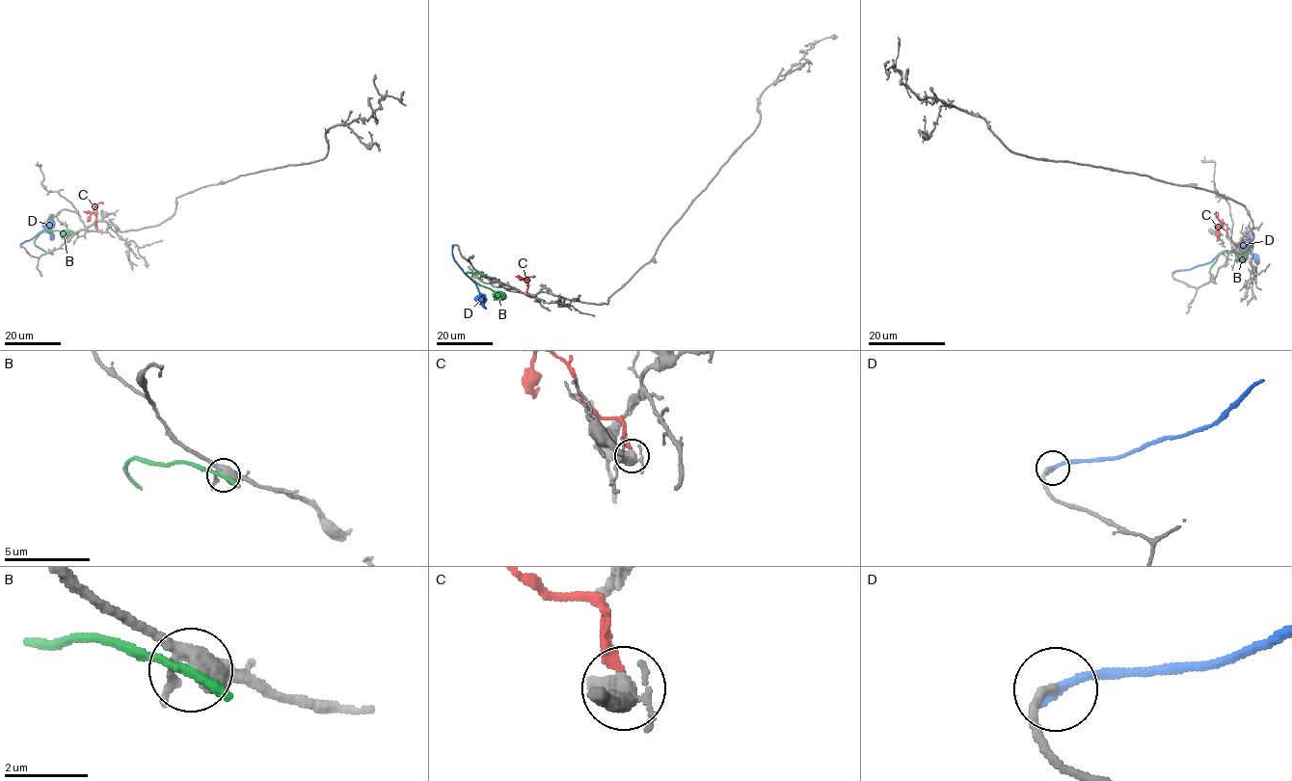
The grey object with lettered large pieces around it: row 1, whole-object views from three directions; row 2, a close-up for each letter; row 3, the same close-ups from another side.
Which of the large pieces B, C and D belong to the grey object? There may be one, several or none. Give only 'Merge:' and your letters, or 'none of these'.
Merge: none of these

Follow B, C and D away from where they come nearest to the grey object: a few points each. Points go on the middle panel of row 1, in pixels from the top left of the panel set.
B: (482, 275), (467, 275), (506, 298)
C: (529, 295), (526, 278), (534, 276)
D: (452, 246), (454, 261), (475, 284), (484, 298), (480, 301)

